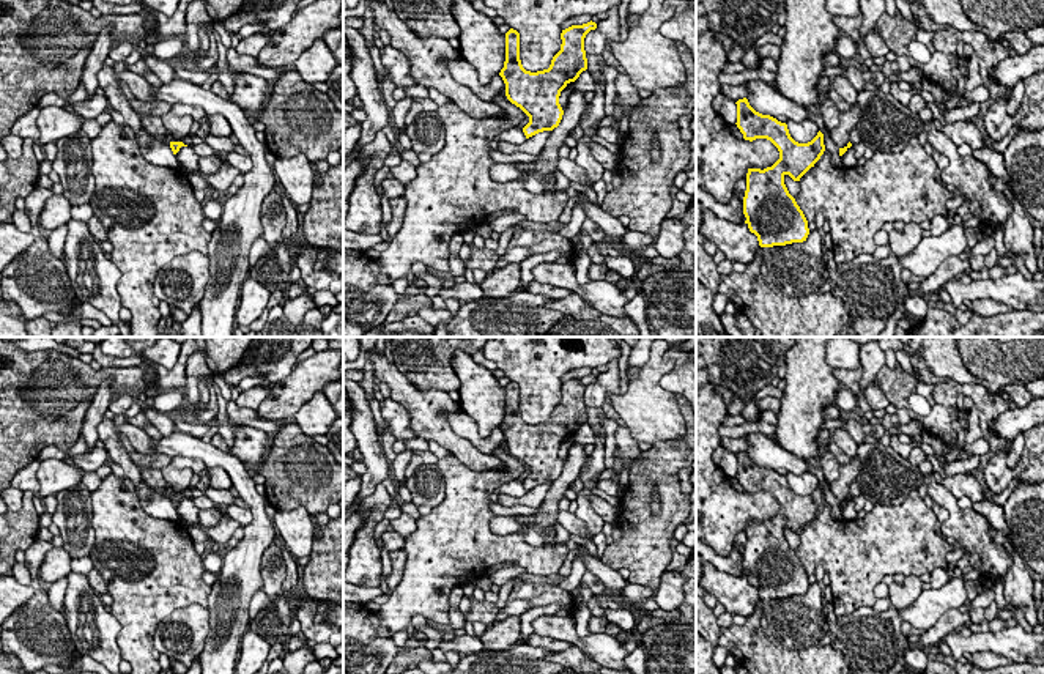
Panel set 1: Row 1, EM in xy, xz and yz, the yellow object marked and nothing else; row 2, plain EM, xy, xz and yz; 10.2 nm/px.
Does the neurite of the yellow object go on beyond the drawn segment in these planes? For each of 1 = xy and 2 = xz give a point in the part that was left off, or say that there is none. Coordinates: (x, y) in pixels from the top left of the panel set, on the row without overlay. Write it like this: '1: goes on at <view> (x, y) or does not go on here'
1: does not go on here
2: does not go on here

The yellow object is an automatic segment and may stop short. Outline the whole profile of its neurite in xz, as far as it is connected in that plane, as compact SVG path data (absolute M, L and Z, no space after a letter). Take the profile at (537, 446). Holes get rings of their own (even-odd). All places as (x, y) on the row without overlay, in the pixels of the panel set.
M590 373L562 383L561 403L548 422L537 425L526 424L521 417L520 386L513 381L505 386L505 414L499 428L505 436L507 452L529 469L523 480L526 491L559 479L564 468L561 444L587 422L584 391L595 381L597 376Z

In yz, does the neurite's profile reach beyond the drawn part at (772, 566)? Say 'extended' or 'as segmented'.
as segmented

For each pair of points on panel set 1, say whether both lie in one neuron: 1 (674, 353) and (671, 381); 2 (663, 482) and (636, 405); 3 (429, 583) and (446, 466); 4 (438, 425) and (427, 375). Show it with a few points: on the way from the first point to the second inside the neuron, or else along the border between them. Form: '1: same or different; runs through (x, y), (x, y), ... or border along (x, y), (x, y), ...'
1: same; runs through (679, 359), (677, 375)
2: different; border along (679, 438), (652, 444)
3: same; runs through (441, 555), (455, 539), (455, 495)
4: different; border along (399, 369), (418, 388), (446, 392)

